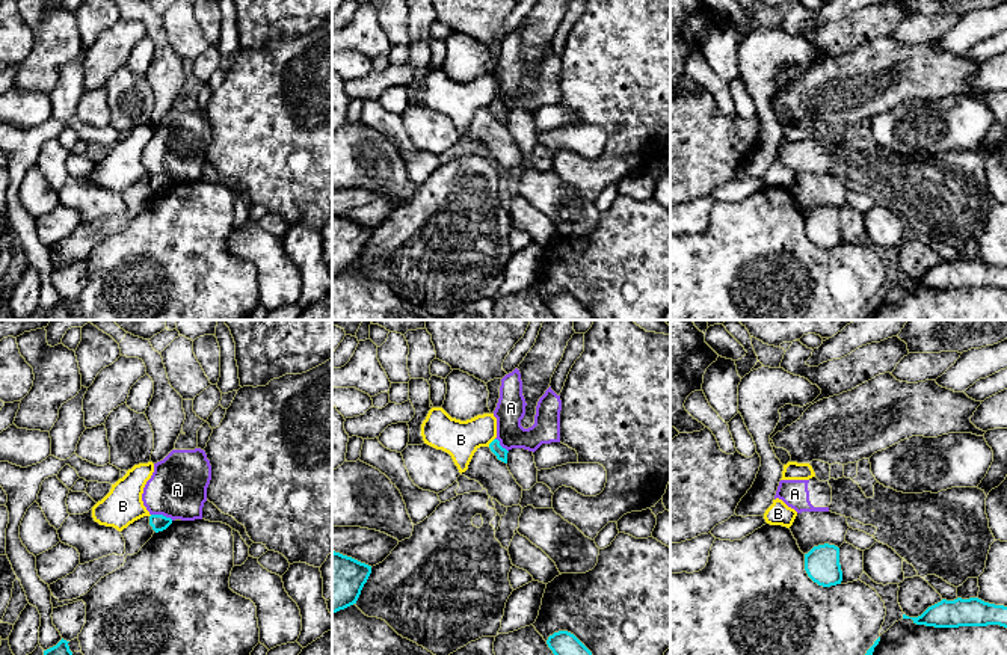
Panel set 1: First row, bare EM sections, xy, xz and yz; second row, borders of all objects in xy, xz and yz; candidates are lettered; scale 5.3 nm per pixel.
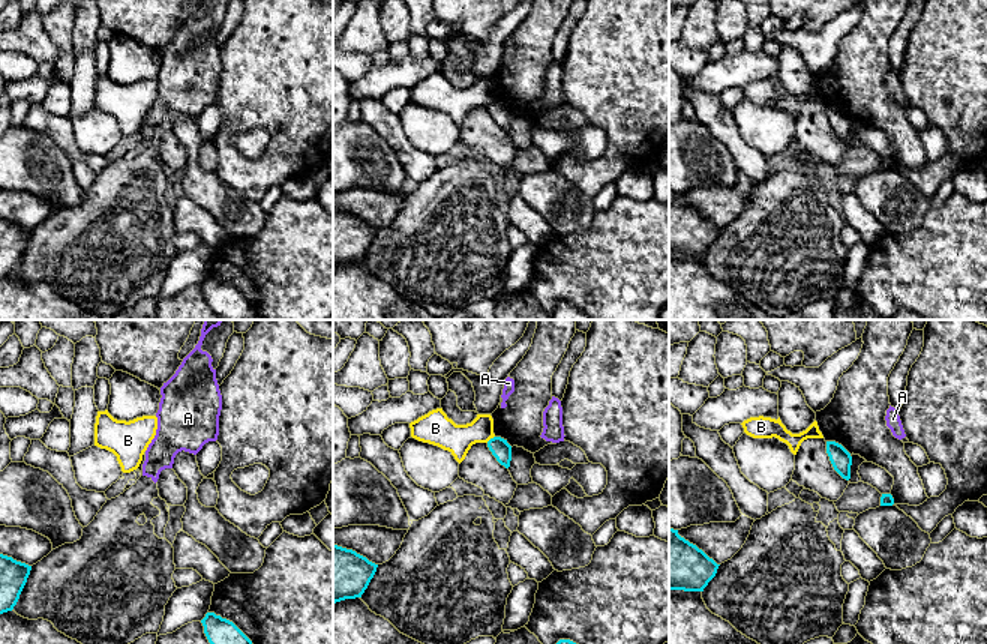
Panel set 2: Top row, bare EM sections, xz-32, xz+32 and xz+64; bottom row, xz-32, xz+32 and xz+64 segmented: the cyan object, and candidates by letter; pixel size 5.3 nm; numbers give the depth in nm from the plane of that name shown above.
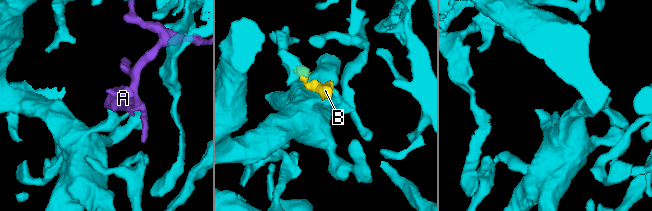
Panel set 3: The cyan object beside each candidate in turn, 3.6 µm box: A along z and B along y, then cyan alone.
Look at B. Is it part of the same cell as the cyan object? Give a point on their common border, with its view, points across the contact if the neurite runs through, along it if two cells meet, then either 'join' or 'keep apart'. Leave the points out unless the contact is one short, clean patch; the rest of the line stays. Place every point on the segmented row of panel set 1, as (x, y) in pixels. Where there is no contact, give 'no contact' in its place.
xz (491, 442) | along xz (494, 438), (488, 445) | keep apart

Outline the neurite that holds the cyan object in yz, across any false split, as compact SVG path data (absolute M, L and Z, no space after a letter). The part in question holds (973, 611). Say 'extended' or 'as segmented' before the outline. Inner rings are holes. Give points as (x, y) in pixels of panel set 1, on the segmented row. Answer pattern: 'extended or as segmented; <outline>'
as segmented; M978 598L954 601L942 599L941 602L928 607L921 616L909 617L903 614L903 619L912 619L916 625L935 626L935 628L959 628L959 626L987 626L999 625L1007 628L1007 607L984 602Z

